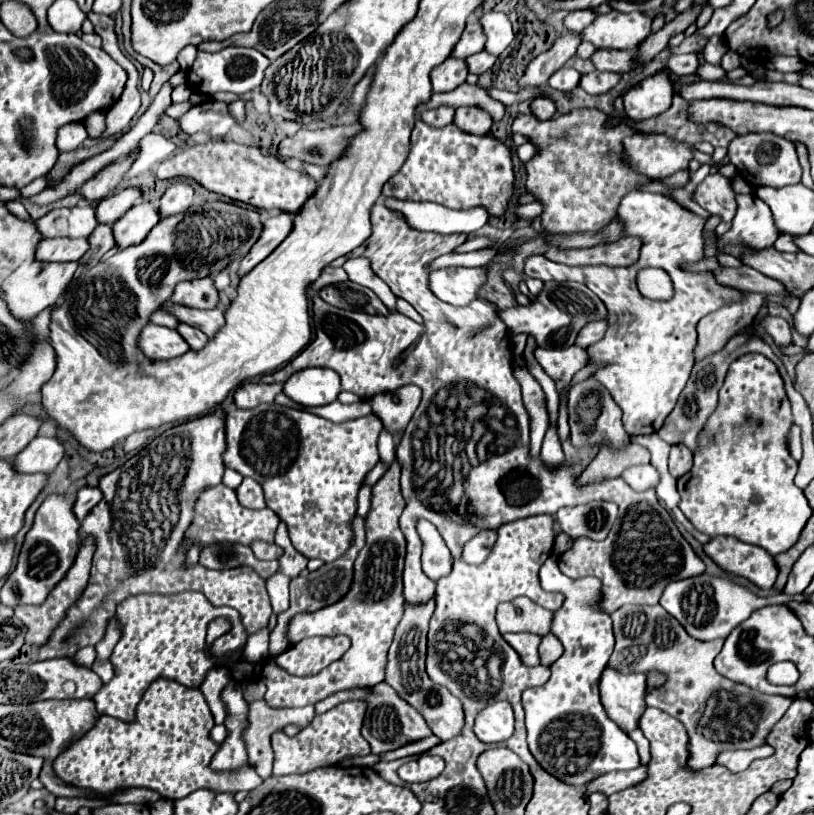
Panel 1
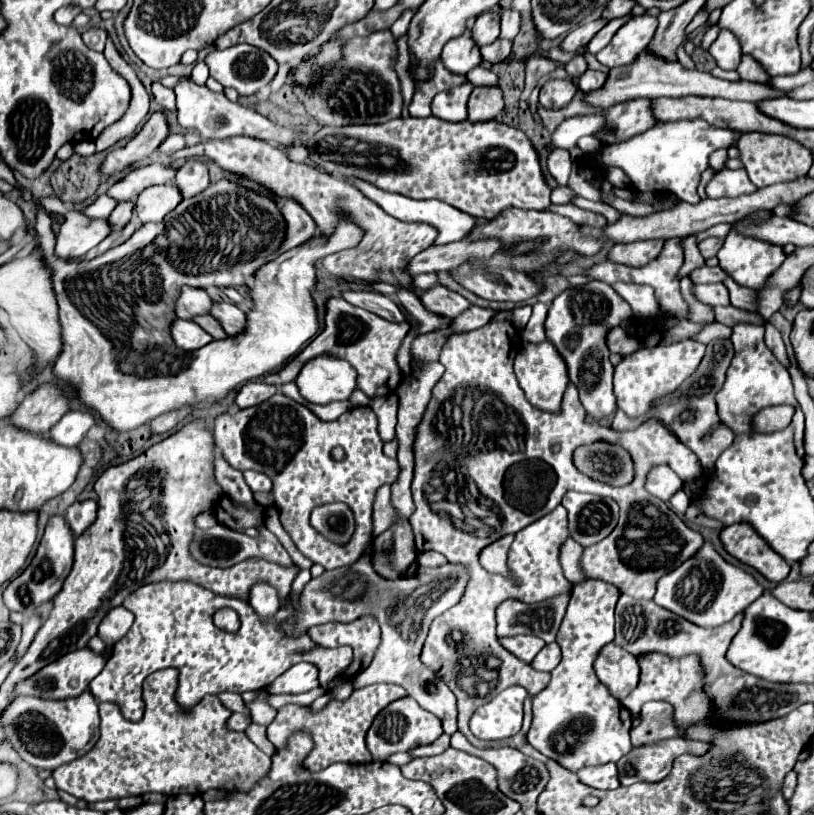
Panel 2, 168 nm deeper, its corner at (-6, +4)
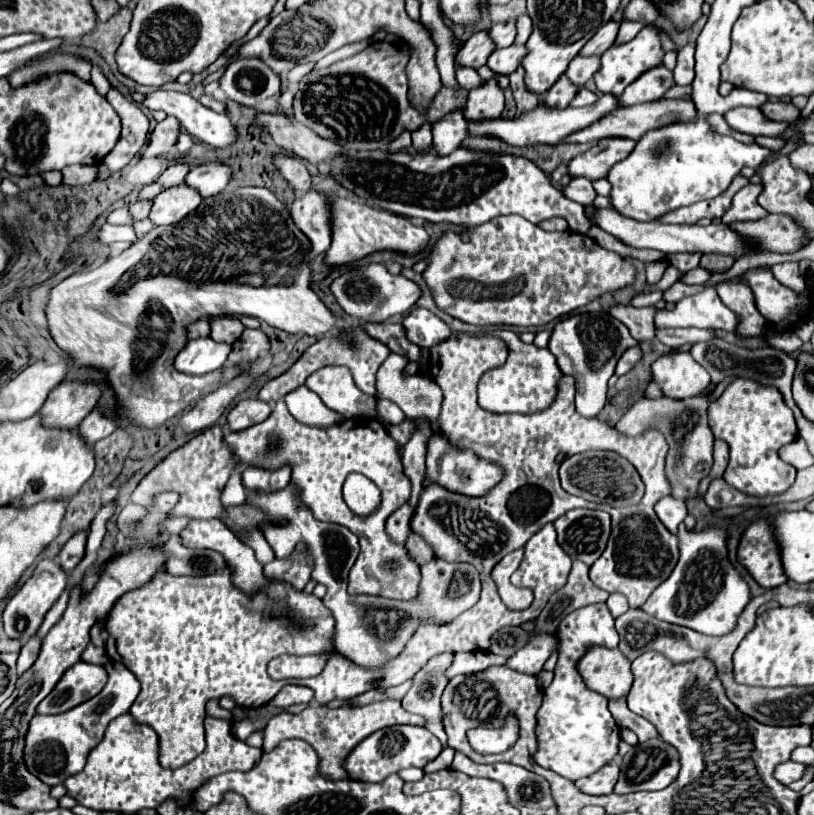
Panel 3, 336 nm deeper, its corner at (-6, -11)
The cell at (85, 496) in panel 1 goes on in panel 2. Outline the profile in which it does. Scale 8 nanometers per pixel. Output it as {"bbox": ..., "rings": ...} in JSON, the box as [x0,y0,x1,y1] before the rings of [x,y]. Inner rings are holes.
{"bbox":[66,500,96,534],"rings":[[[82,500],[78,504],[72,504],[66,510],[66,520],[68,520],[74,534],[84,532],[96,520],[96,502],[94,500]]]}

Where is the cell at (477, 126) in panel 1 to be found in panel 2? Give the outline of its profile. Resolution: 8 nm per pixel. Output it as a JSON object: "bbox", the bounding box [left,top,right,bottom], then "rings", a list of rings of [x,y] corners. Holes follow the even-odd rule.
{"bbox":[468,88,504,122],"rings":[[[474,88],[468,100],[468,120],[486,122],[494,120],[504,108],[500,88]]]}

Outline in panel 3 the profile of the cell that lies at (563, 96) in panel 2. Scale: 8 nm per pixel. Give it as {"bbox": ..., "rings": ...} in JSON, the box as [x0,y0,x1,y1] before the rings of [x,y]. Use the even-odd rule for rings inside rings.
{"bbox":[546,75,578,107],"rings":[[[562,75],[552,87],[550,91],[546,91],[546,103],[550,103],[550,107],[566,107],[572,97],[576,95],[578,87],[574,83],[570,83],[570,79],[566,75]]]}

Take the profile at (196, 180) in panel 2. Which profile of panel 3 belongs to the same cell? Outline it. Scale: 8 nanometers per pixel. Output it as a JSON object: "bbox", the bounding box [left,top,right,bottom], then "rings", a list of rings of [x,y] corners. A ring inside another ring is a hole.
{"bbox":[186,161,232,197],"rings":[[[208,161],[208,163],[196,165],[188,173],[186,183],[196,187],[202,193],[202,197],[212,197],[212,195],[226,189],[226,185],[230,181],[230,175],[232,175],[230,165],[226,165],[222,161]]]}

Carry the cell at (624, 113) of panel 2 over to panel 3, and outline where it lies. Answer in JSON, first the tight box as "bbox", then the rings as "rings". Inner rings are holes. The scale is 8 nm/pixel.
{"bbox":[568,139,636,179],"rings":[[[602,139],[598,145],[590,147],[586,153],[576,155],[568,163],[570,177],[586,177],[600,179],[606,177],[610,167],[618,161],[626,159],[636,143],[632,139]]]}

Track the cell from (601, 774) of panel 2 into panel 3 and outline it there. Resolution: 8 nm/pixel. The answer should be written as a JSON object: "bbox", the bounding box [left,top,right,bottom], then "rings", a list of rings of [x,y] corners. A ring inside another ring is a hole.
{"bbox":[576,761,618,795],"rings":[[[610,761],[606,763],[606,767],[602,767],[602,771],[596,771],[590,777],[578,779],[576,787],[590,795],[608,795],[612,793],[616,779],[618,779],[618,763]]]}

